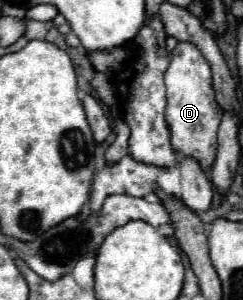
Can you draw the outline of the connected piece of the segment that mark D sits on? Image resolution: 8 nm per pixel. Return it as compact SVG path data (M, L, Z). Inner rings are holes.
M179 42L171 54L173 58L165 72L165 120L169 124L173 150L181 156L193 156L193 160L197 160L205 172L211 172L211 166L217 156L217 128L221 122L221 106L215 100L211 68L203 54L189 42Z

